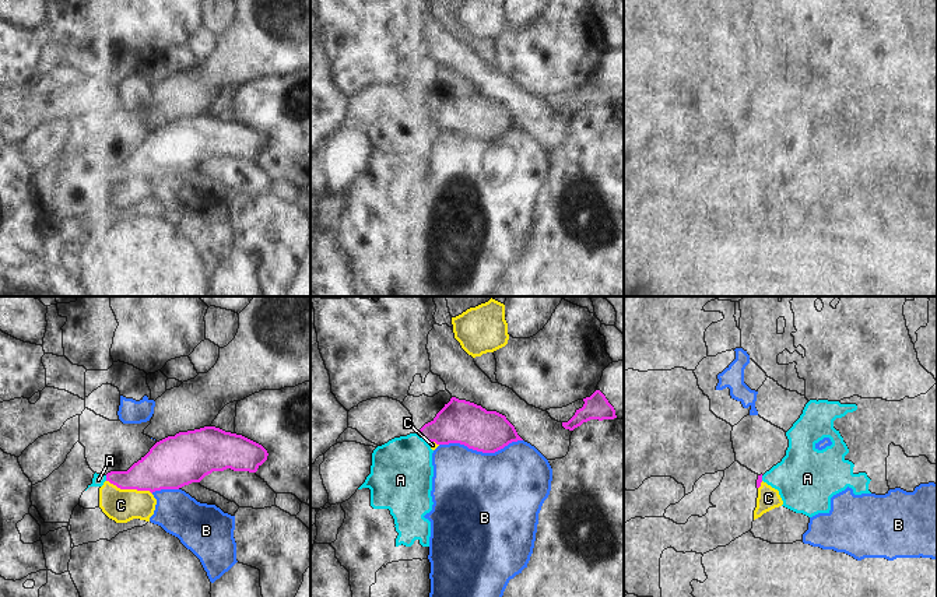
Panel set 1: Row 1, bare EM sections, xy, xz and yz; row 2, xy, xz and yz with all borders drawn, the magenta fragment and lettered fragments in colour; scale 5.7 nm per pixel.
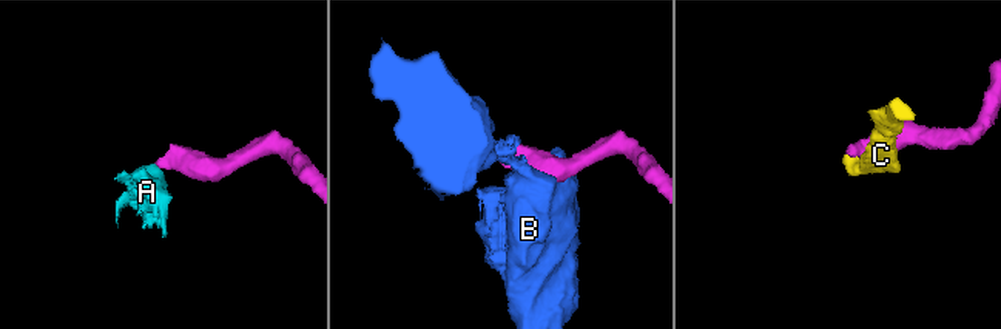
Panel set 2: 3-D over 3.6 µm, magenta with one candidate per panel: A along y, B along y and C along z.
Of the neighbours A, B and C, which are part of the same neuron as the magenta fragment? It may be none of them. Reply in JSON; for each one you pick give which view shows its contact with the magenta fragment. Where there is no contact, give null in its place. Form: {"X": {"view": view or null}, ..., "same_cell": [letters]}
{"same_cell": []}

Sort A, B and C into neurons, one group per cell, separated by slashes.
A C / B

